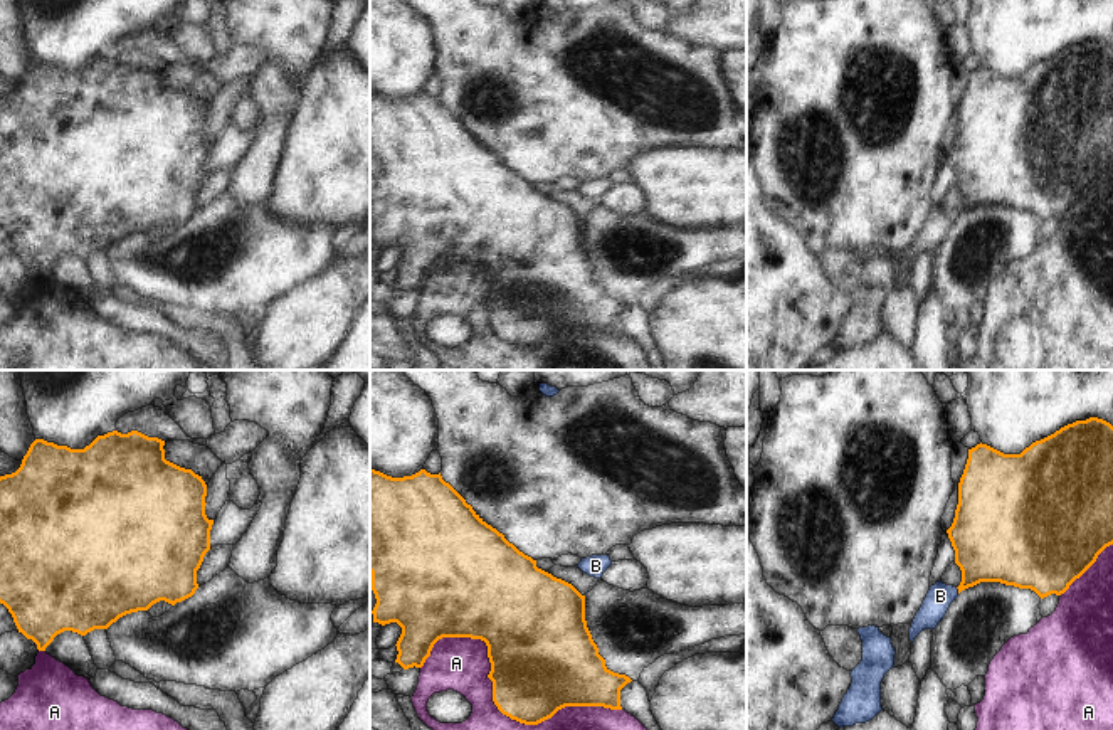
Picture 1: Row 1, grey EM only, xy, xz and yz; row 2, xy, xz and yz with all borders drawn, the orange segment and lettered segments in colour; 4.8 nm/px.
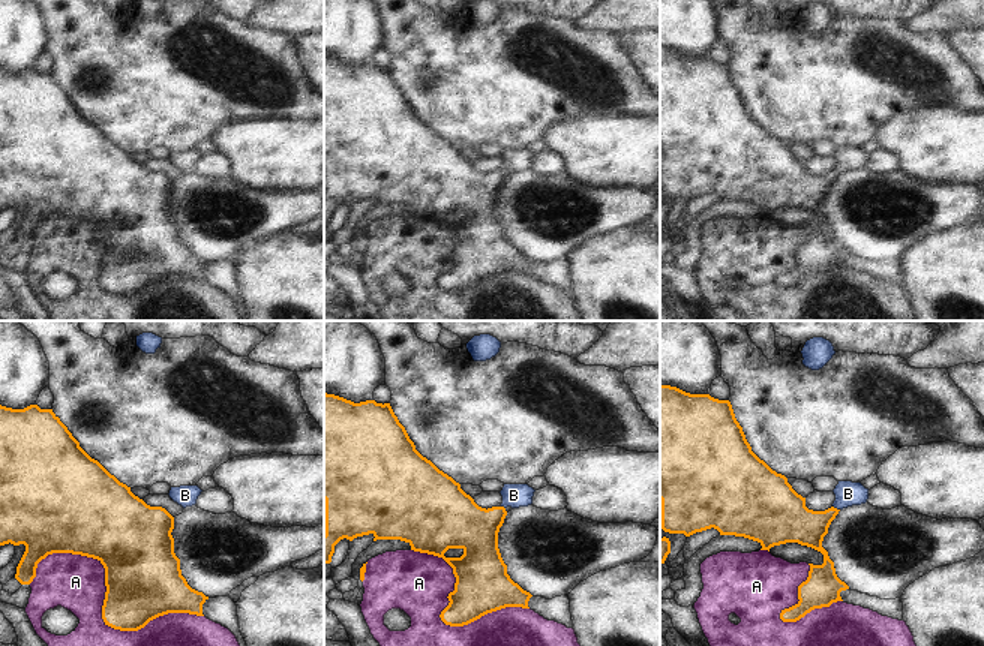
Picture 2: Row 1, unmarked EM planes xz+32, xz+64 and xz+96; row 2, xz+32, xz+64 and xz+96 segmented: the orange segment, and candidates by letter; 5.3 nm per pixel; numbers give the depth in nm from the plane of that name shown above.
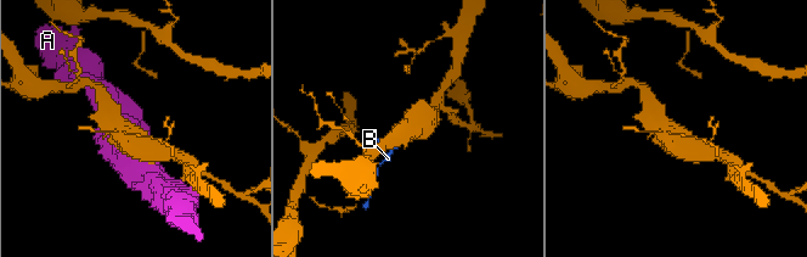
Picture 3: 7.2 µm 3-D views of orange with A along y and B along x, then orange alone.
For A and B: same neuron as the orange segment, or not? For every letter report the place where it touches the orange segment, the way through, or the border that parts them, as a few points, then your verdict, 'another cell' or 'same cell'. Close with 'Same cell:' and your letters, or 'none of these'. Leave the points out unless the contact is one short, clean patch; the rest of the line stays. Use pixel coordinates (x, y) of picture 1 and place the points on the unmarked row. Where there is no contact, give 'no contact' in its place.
A: meets orange in xz at (493, 323); another cell
B: meets orange in yz at (959, 214); runs through yz (987, 170), (974, 195), (959, 214), (940, 219); same cell
Same cell: B

